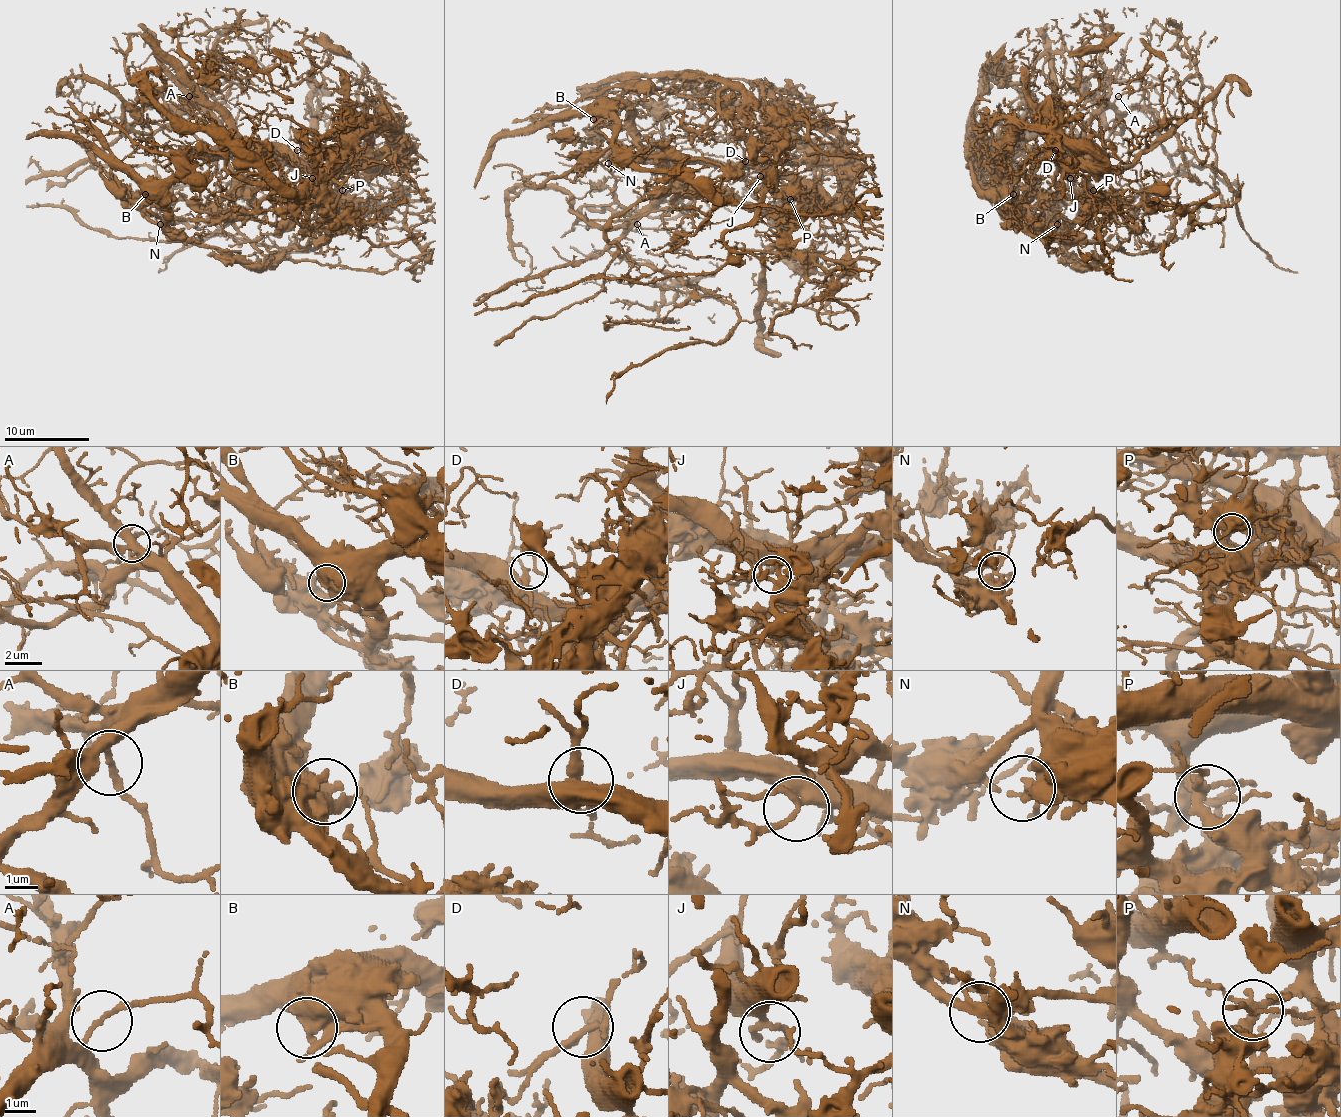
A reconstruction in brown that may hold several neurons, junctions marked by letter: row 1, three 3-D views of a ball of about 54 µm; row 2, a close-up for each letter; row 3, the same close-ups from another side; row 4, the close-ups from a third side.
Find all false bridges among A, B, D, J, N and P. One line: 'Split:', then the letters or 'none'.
Split: none

